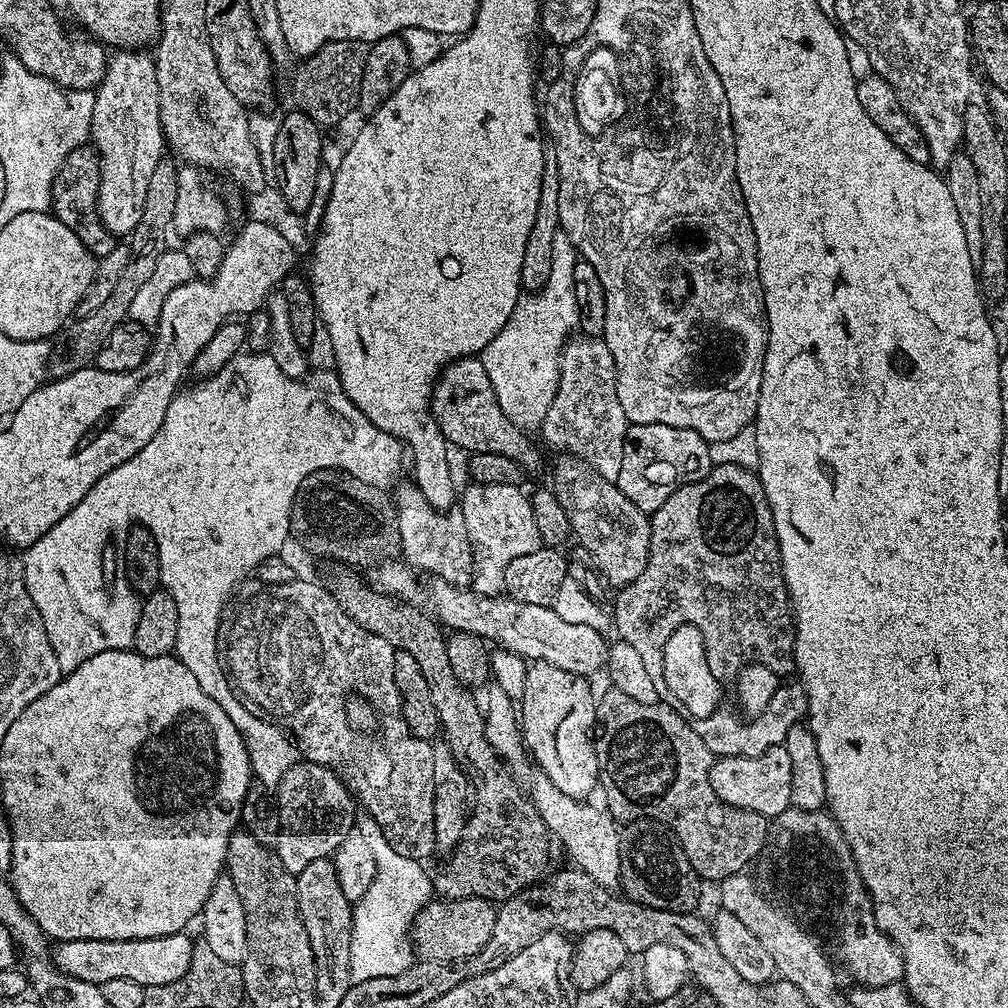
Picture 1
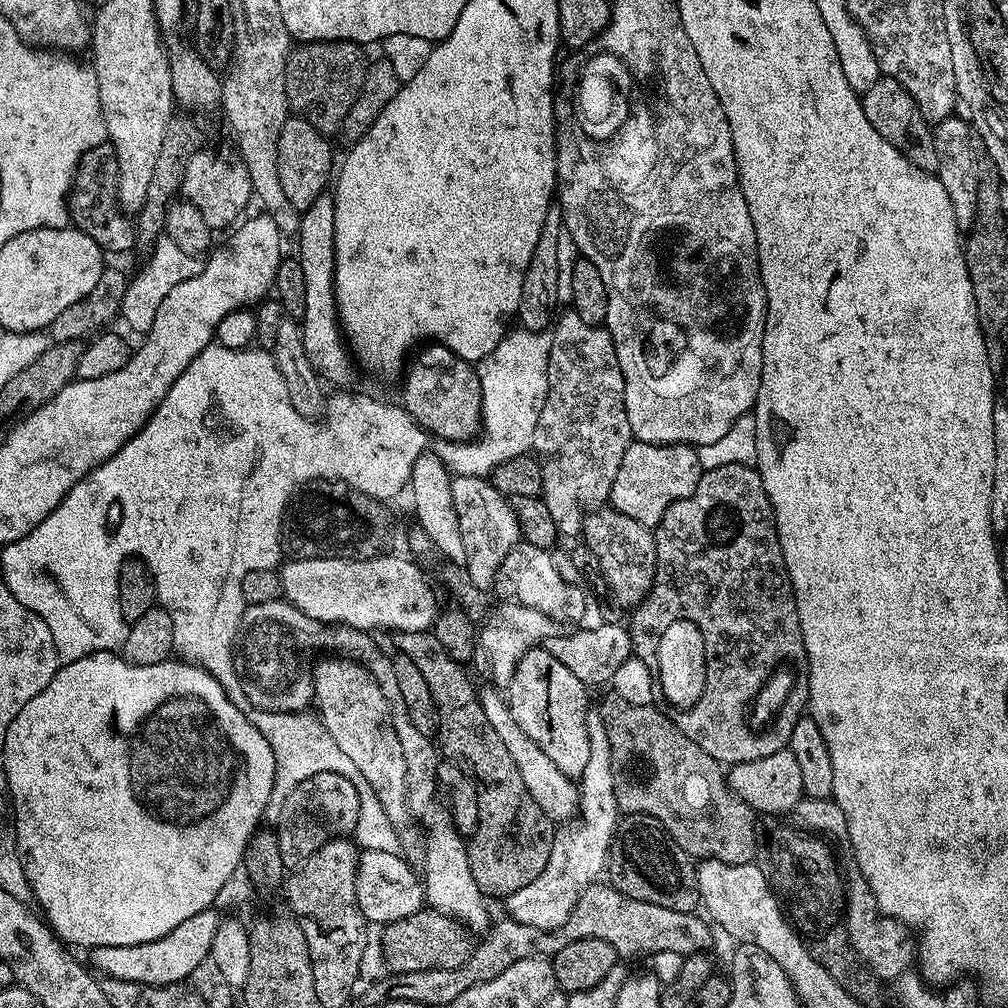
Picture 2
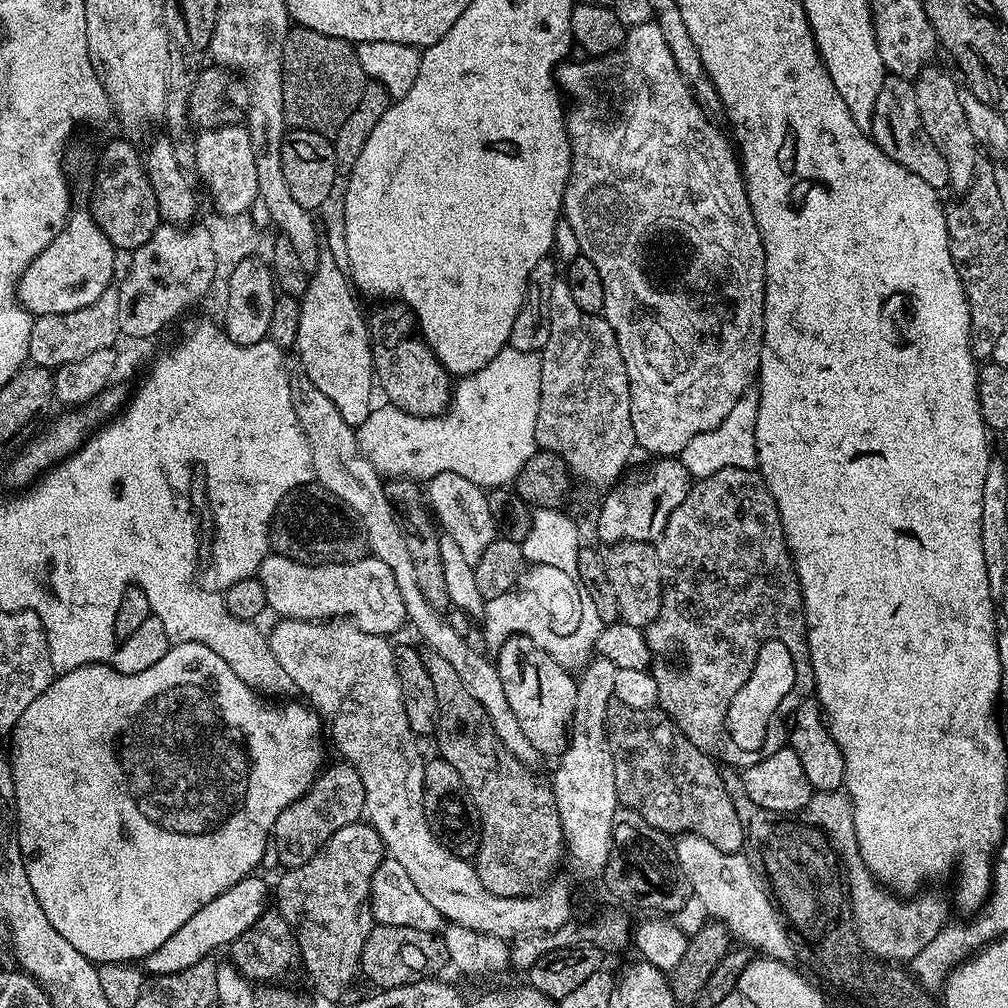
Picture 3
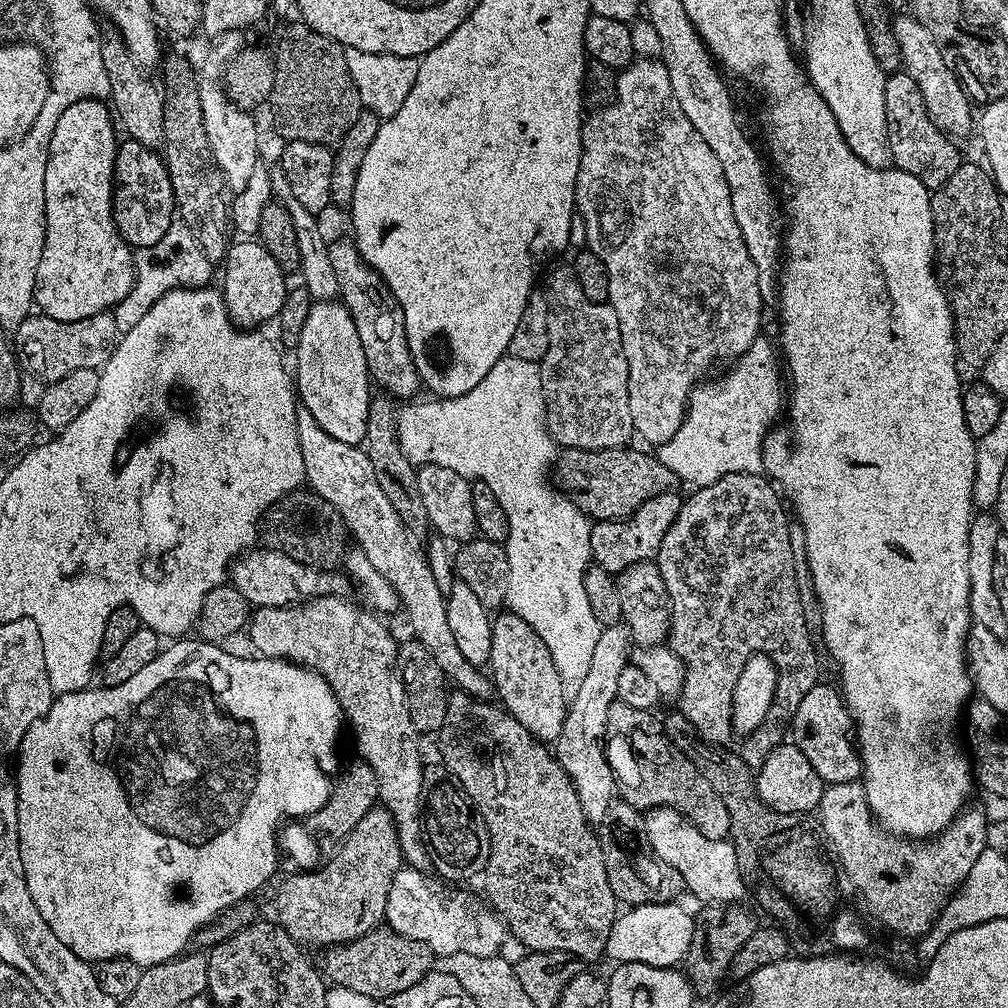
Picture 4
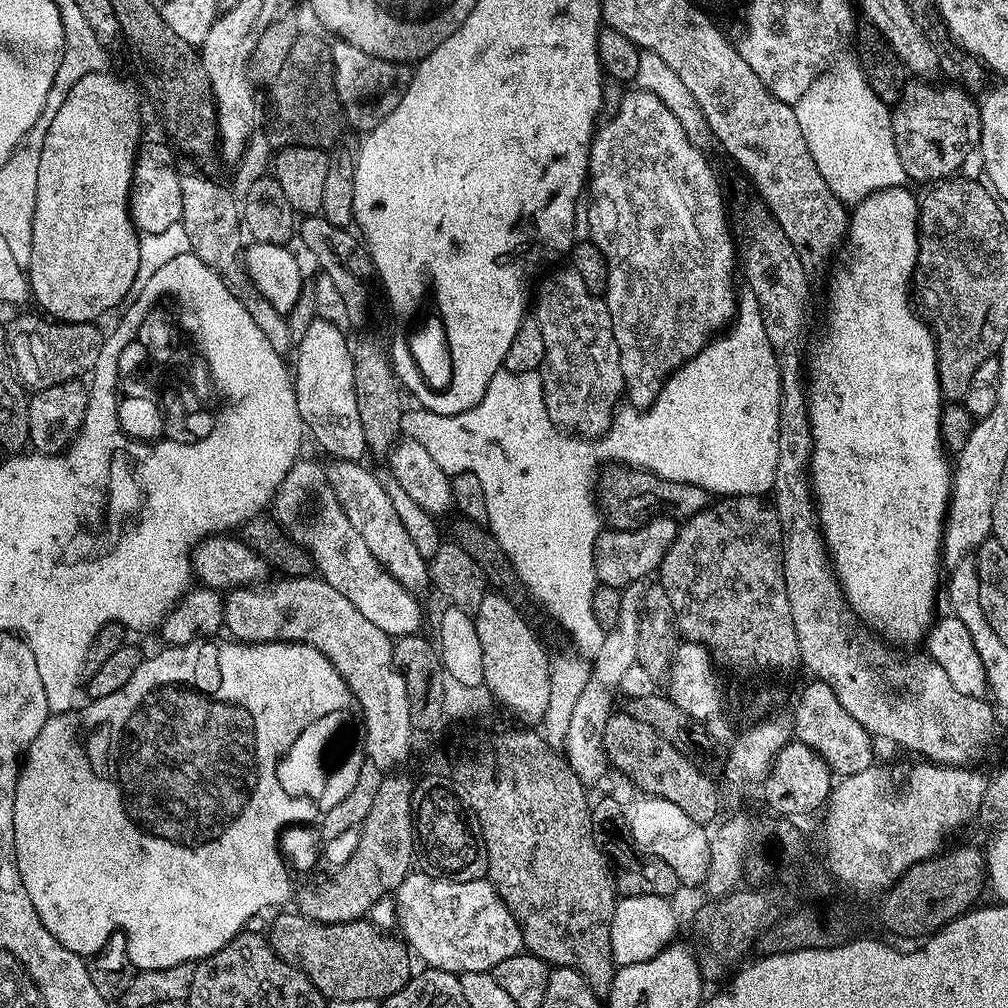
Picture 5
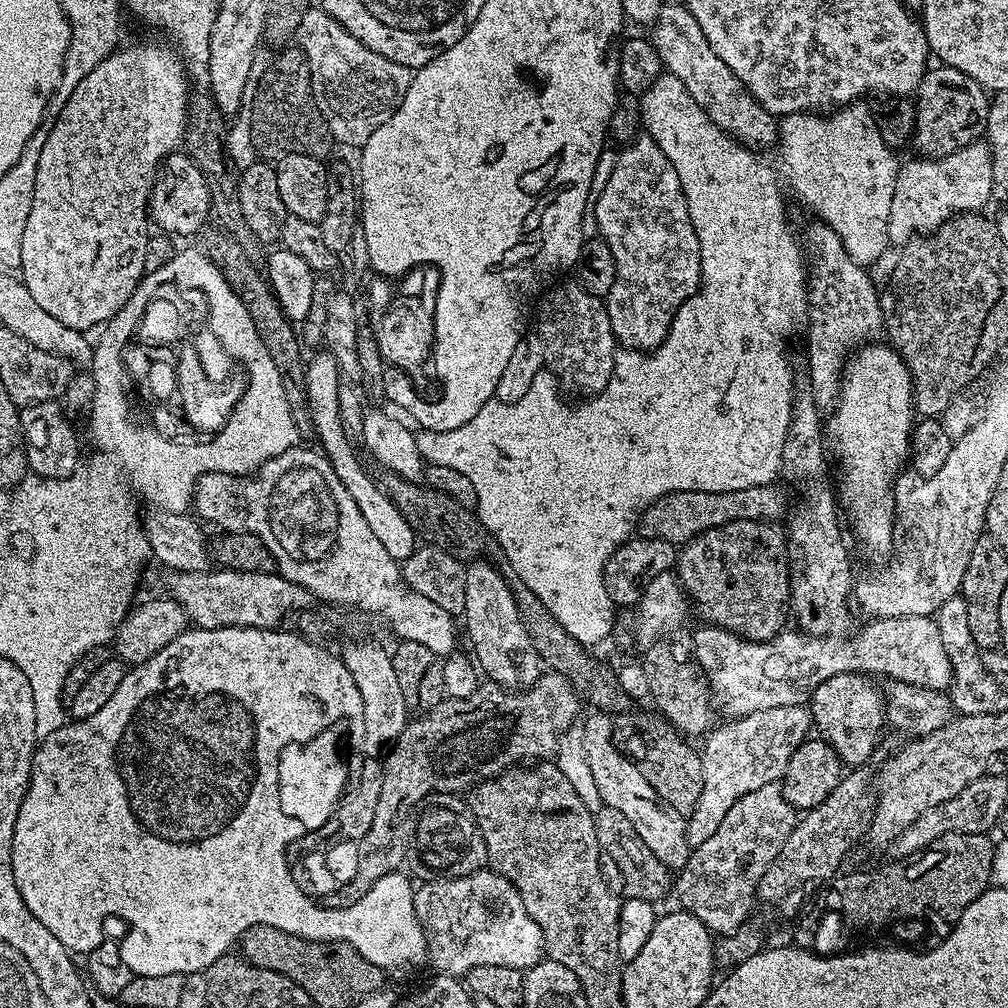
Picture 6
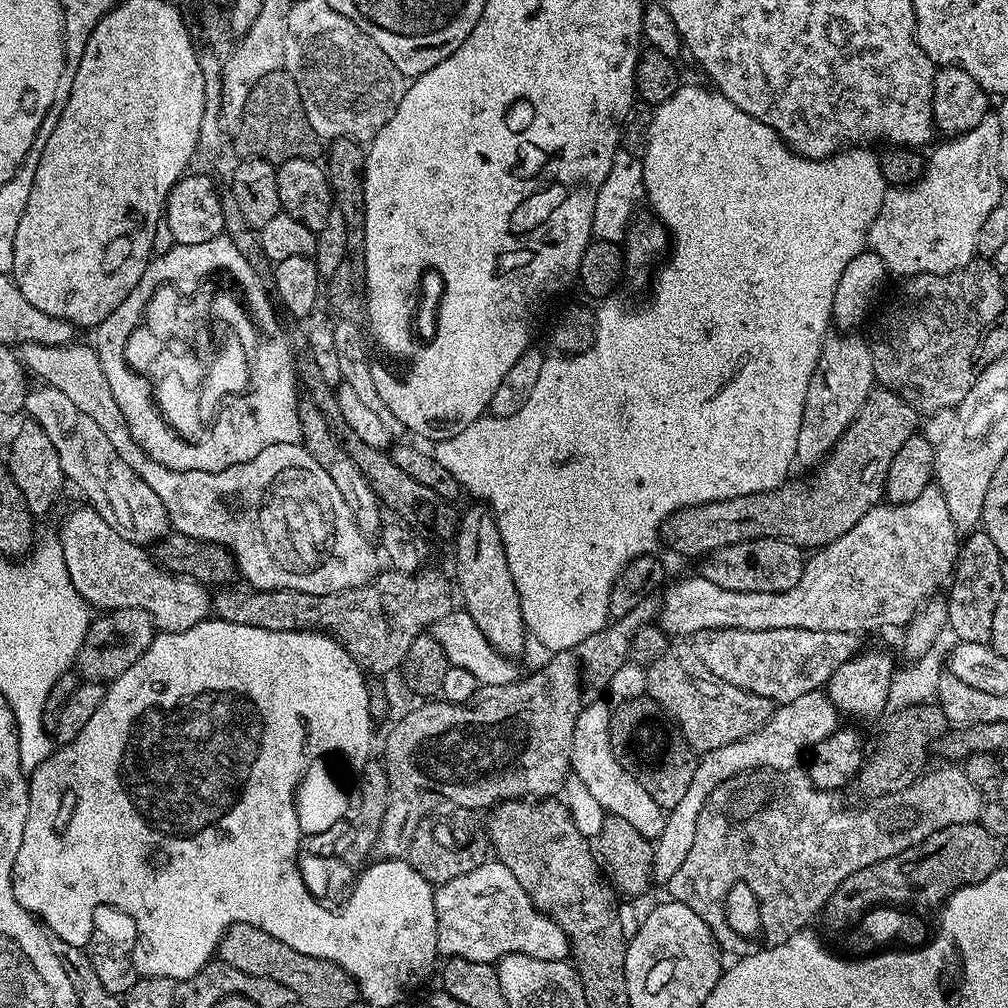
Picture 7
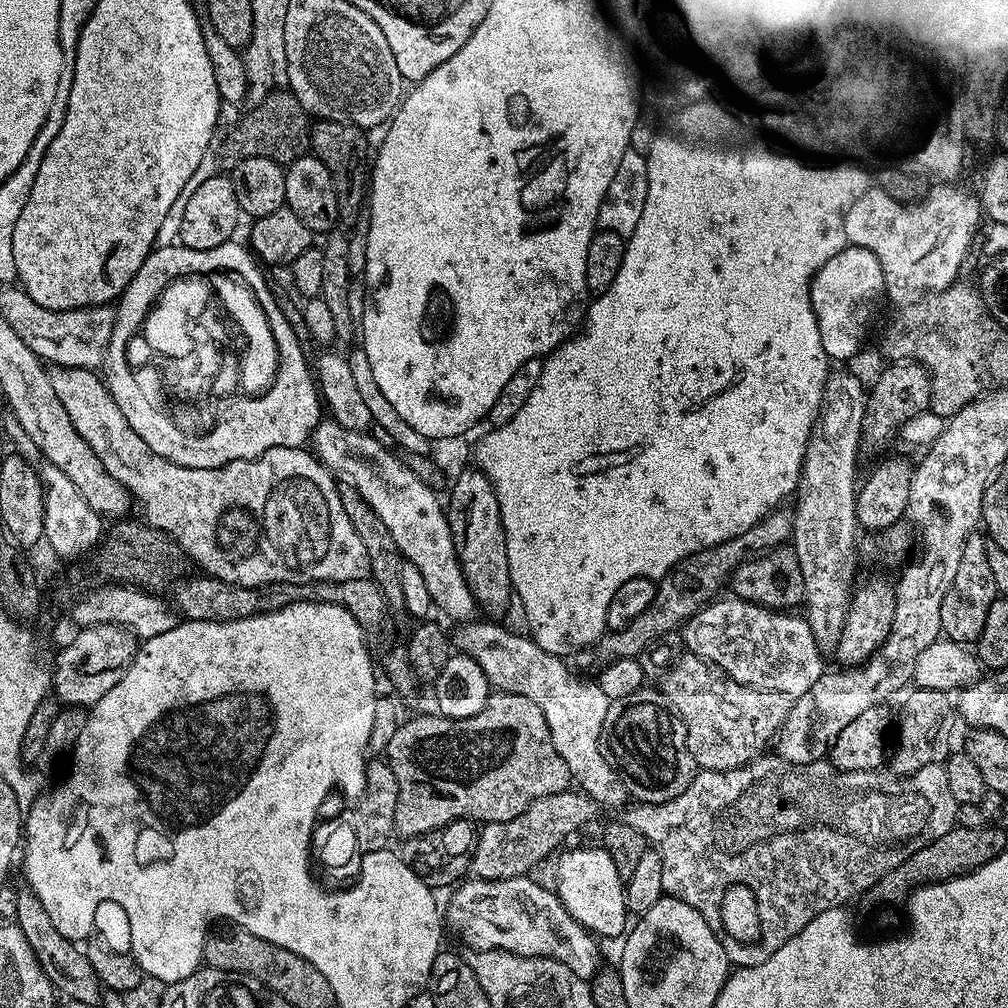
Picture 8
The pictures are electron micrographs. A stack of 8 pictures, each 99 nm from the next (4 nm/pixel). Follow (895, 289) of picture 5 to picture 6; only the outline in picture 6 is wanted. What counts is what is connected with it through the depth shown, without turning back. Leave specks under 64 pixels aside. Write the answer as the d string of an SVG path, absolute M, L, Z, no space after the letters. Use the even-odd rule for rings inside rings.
M865 343L856 349L844 366L840 397L826 420L826 436L840 463L838 504L848 511L860 540L876 552L893 547L898 532L897 493L892 492L896 475L909 463L914 427L912 375L895 348Z

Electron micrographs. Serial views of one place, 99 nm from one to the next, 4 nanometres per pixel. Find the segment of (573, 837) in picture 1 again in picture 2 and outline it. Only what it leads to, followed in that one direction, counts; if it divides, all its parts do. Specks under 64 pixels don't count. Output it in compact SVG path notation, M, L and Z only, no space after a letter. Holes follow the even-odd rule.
M481 687L478 695L494 734L498 734L498 738L506 745L506 751L510 754L514 766L518 766L518 774L522 774L522 782L526 782L530 798L534 798L534 802L538 802L538 806L542 806L542 810L554 822L571 821L578 804L578 788L573 777L562 774L562 770L558 770L558 766L554 766L552 759L542 751L542 746L526 738L522 726L518 726L518 718L514 718L514 714L508 709L507 699L501 693L499 696L494 689Z

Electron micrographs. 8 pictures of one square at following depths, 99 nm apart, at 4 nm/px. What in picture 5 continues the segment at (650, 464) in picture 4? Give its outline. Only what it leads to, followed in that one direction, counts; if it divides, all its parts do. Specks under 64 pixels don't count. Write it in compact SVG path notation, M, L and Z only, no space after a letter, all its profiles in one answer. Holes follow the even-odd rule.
M608 466L598 481L598 507L606 517L609 529L621 532L641 528L653 516L667 514L677 522L683 522L698 514L710 503L710 494L702 486L686 482L670 482L658 478L652 472L627 466Z

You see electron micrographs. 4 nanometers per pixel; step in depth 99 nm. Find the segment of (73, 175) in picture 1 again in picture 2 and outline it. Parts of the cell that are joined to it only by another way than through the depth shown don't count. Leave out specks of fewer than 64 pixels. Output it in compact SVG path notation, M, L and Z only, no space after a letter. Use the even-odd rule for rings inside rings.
M111 142L94 146L94 150L88 150L78 162L72 190L68 193L68 215L71 227L86 234L86 238L94 238L105 253L128 252L137 247L133 217L120 207L118 154Z

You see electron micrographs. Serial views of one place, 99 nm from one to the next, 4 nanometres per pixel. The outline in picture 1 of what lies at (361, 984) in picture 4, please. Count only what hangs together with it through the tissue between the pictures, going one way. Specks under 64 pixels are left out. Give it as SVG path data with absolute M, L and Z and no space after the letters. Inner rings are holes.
M467 896L461 900L433 899L412 923L410 939L415 955L424 962L454 964L457 960L478 954L478 950L490 942L490 934L494 934L497 911L493 901L477 896Z

